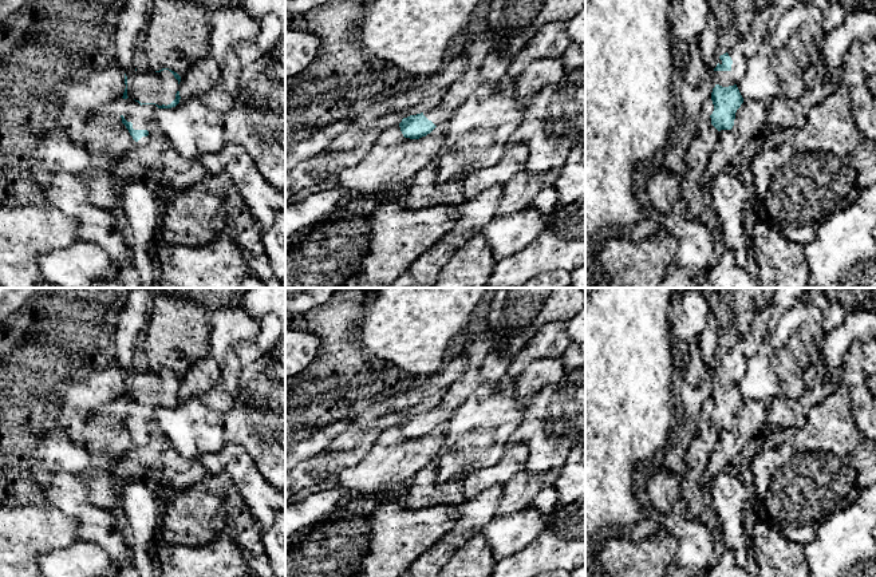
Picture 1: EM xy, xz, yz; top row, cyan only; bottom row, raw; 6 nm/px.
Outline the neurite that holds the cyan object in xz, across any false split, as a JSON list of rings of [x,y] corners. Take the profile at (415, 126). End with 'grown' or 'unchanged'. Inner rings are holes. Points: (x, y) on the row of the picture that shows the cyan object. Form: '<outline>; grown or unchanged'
[[[443,99],[442,103],[417,115],[403,114],[399,123],[405,138],[419,139],[430,134],[438,125],[447,122],[457,111],[459,102],[449,102]]]; grown

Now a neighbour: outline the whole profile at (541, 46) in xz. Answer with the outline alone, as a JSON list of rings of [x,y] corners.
[[[546,23],[512,60],[510,66],[508,67],[508,72],[498,82],[498,84],[502,87],[516,84],[520,75],[532,62],[556,56],[555,43],[564,32],[565,23]]]

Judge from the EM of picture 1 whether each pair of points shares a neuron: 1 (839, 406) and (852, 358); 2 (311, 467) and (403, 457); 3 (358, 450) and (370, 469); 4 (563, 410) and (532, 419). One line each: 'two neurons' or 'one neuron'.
1: two neurons
2: two neurons
3: two neurons
4: one neuron

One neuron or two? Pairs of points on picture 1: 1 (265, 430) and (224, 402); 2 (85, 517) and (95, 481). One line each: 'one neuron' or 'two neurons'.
1: two neurons
2: two neurons

